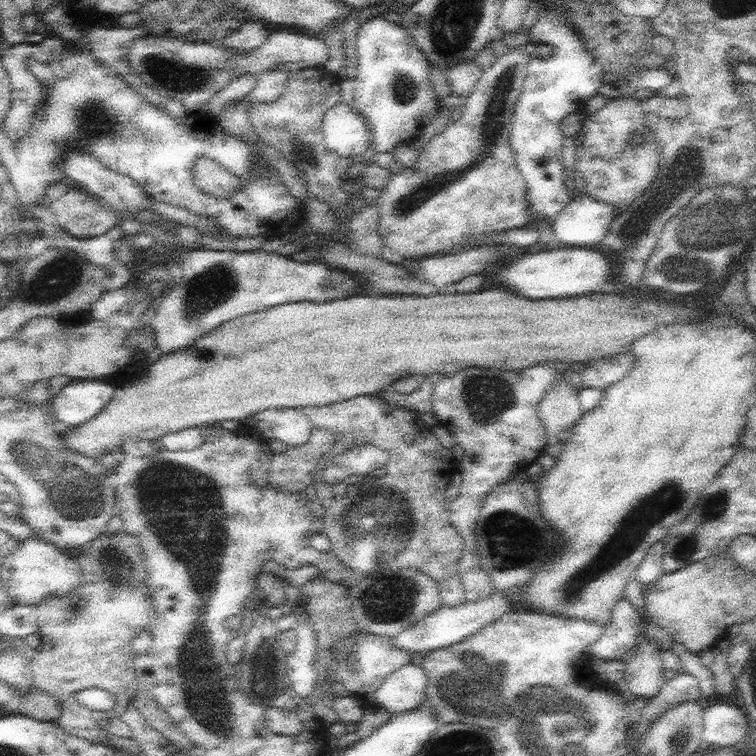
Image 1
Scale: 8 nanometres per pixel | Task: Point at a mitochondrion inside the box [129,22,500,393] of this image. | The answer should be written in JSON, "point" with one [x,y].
{"point":[178,76]}

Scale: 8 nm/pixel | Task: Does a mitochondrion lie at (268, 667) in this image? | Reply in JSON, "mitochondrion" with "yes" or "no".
{"mitochondrion":"no"}

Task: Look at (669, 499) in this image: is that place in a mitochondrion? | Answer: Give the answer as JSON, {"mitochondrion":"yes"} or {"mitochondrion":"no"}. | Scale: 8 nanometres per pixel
{"mitochondrion":"yes"}

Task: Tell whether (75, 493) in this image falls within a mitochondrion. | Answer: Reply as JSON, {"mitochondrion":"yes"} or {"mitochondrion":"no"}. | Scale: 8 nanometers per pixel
{"mitochondrion":"yes"}

